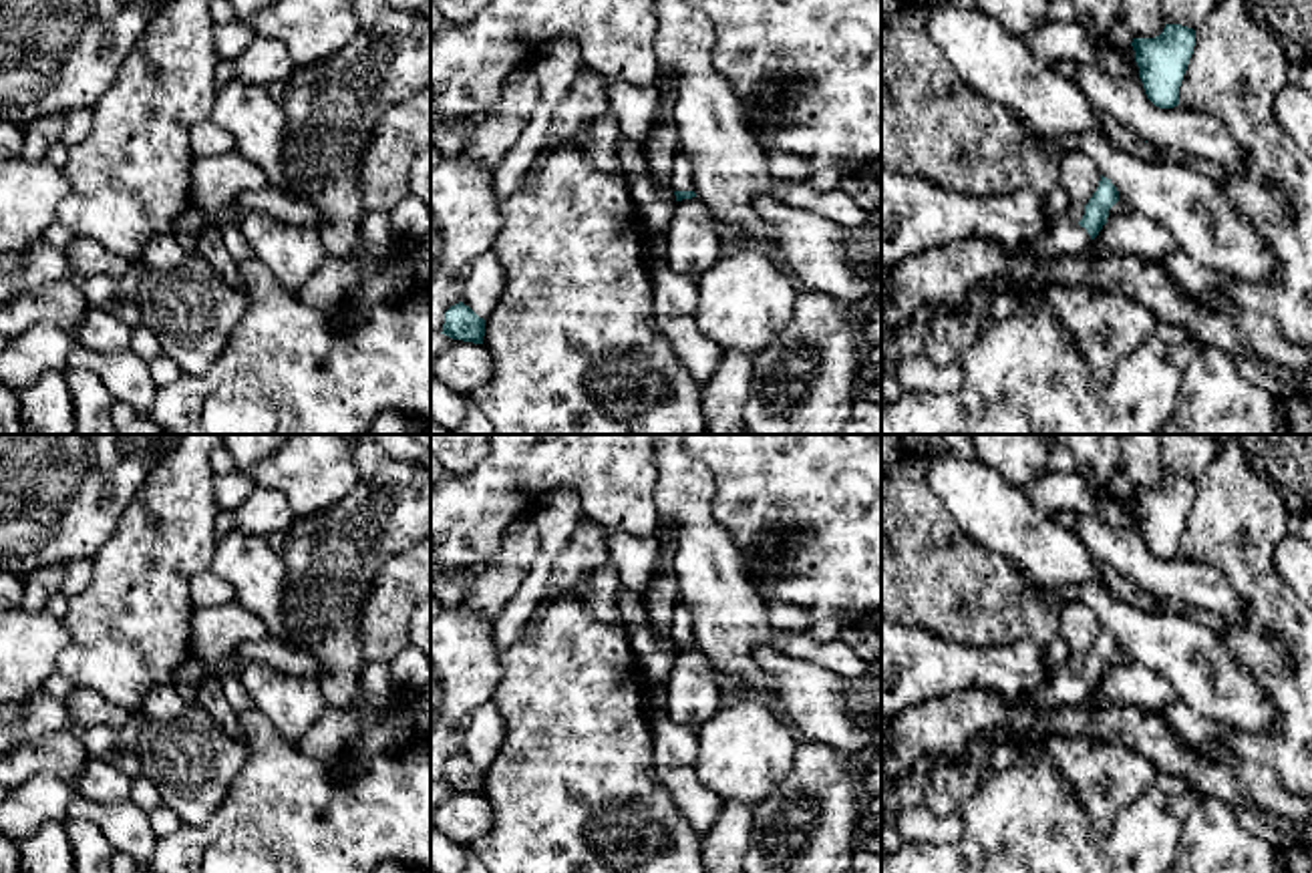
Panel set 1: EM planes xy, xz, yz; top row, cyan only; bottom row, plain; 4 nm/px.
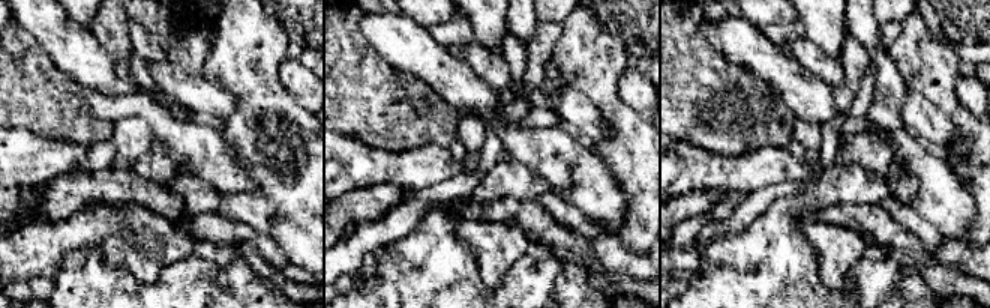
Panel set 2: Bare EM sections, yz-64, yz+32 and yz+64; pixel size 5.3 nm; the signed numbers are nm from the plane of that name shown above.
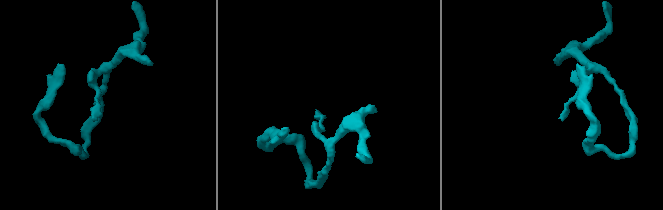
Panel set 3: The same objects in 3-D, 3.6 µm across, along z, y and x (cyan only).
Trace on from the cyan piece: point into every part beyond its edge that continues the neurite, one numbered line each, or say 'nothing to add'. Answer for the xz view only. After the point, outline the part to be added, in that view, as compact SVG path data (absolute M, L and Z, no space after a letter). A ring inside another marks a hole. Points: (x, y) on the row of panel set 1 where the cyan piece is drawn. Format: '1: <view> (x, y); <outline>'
1: xz (683, 180); M680 149L672 161L670 185L674 191L694 191L694 175L692 175L690 157Z

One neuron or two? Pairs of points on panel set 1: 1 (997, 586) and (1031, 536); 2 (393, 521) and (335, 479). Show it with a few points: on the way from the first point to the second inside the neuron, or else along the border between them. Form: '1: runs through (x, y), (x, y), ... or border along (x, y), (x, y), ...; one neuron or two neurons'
1: border along (970, 538), (985, 548), (1005, 554), (1045, 588); two neurons
2: border along (355, 455), (357, 485), (324, 515), (310, 515); two neurons

